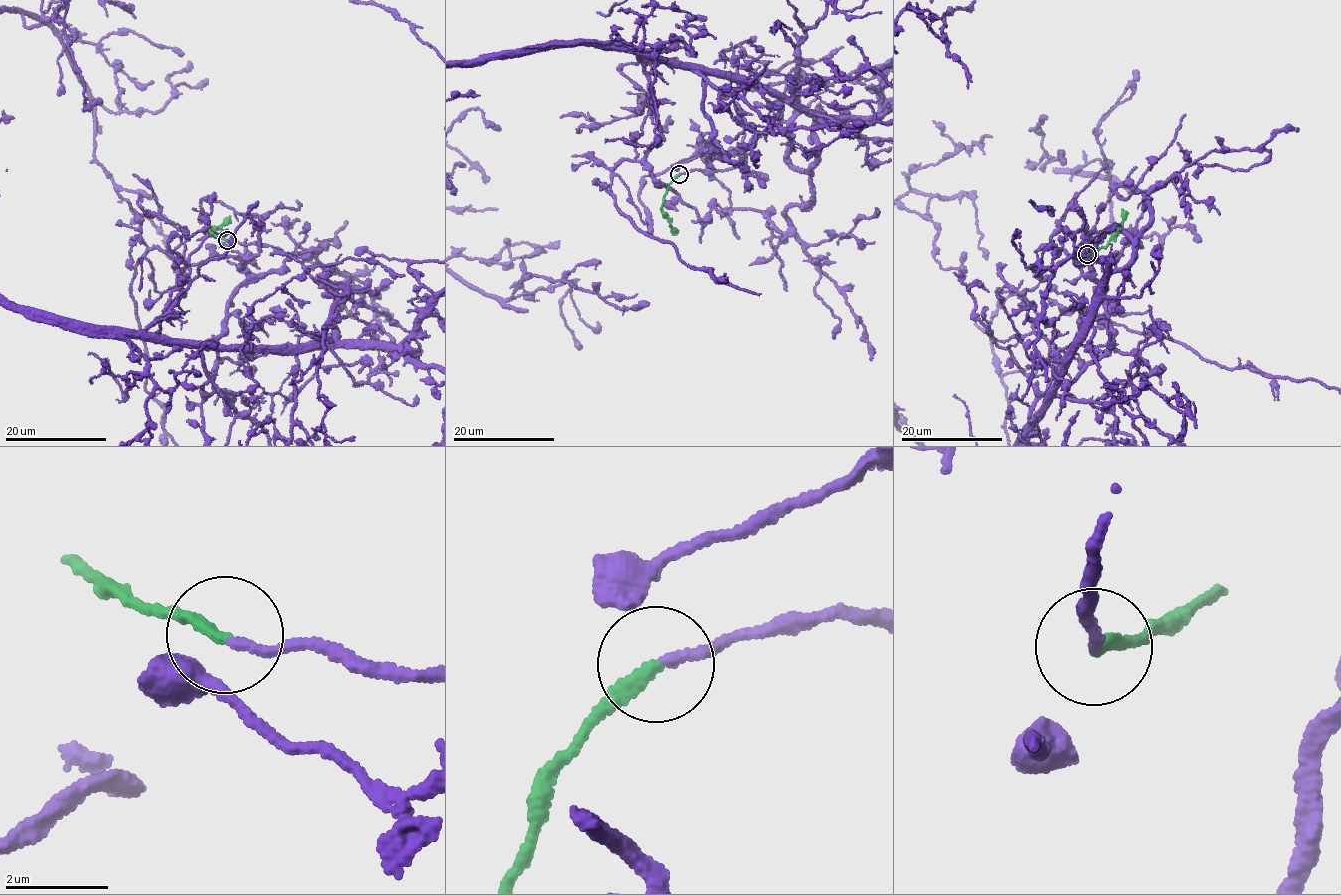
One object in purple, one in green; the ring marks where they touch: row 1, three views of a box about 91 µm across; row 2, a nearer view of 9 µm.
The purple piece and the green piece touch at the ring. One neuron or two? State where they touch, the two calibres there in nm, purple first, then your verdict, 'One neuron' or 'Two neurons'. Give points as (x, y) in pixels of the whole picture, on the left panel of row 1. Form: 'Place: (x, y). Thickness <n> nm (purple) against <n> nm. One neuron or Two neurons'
Place: (227, 240). Thickness 180 nm (purple) against 260 nm. One neuron

